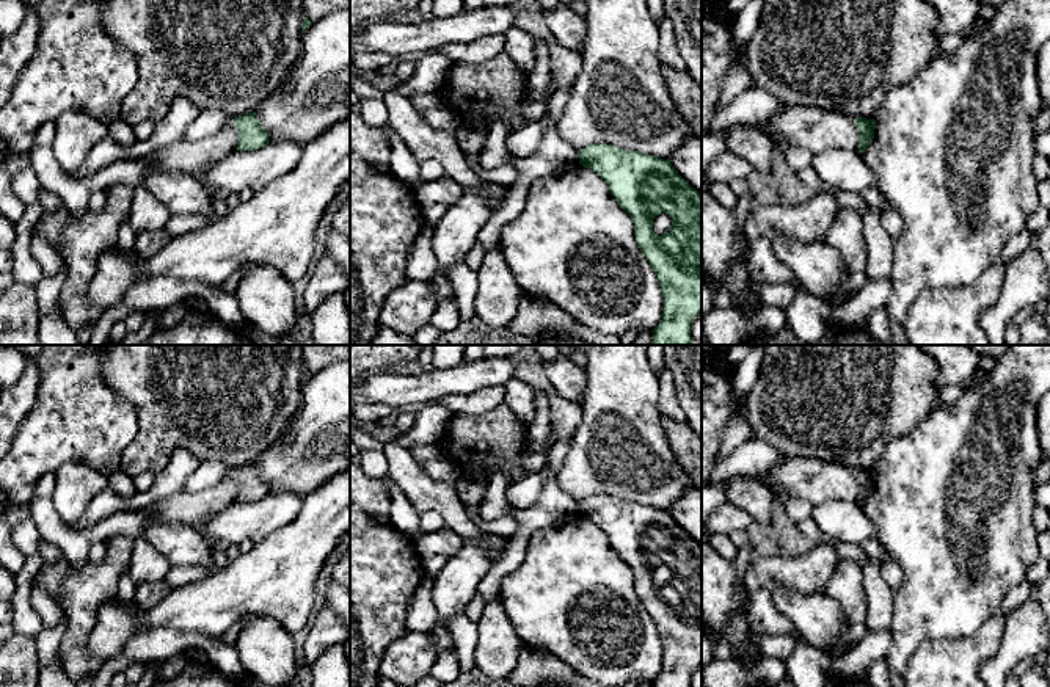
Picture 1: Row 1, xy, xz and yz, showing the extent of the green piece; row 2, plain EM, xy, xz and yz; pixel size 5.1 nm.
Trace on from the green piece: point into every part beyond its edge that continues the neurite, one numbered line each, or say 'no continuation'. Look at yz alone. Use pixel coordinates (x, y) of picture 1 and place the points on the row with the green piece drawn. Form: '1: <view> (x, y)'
no continuation

